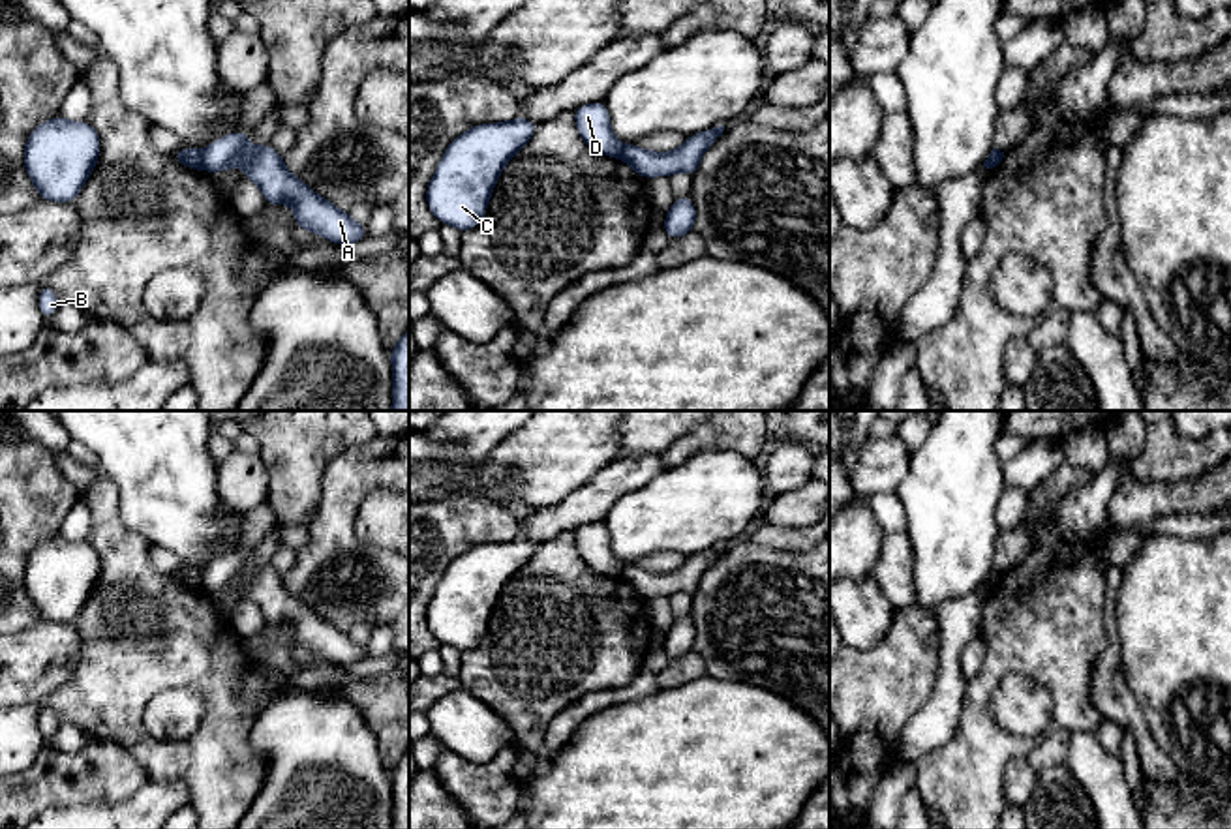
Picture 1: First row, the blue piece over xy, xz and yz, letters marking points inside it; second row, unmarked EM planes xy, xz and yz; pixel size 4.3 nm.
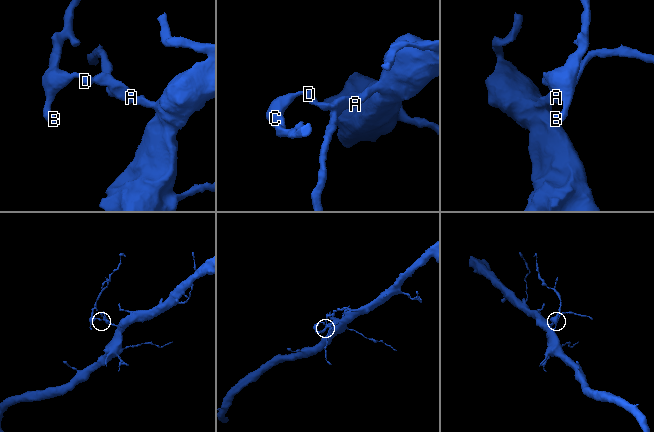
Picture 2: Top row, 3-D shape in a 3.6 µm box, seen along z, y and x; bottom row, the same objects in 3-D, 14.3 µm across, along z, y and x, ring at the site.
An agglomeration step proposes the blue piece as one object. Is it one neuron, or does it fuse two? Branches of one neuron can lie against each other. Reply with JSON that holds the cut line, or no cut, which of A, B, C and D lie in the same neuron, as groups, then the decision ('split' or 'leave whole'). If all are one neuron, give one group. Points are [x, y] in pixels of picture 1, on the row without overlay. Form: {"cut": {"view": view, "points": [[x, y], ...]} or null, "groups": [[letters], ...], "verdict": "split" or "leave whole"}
{"cut": {"view": "xy", "points": [[199, 572], [203, 587]]}, "groups": [["A"], ["B", "C", "D"]], "verdict": "split"}

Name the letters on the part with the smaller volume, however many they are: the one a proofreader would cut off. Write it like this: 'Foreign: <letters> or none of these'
Foreign: B, C, D

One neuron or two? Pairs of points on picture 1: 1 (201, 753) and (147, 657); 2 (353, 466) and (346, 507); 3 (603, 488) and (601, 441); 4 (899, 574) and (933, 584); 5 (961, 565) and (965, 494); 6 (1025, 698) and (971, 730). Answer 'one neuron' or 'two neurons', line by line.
1: one neuron
2: one neuron
3: two neurons
4: two neurons
5: one neuron
6: two neurons

